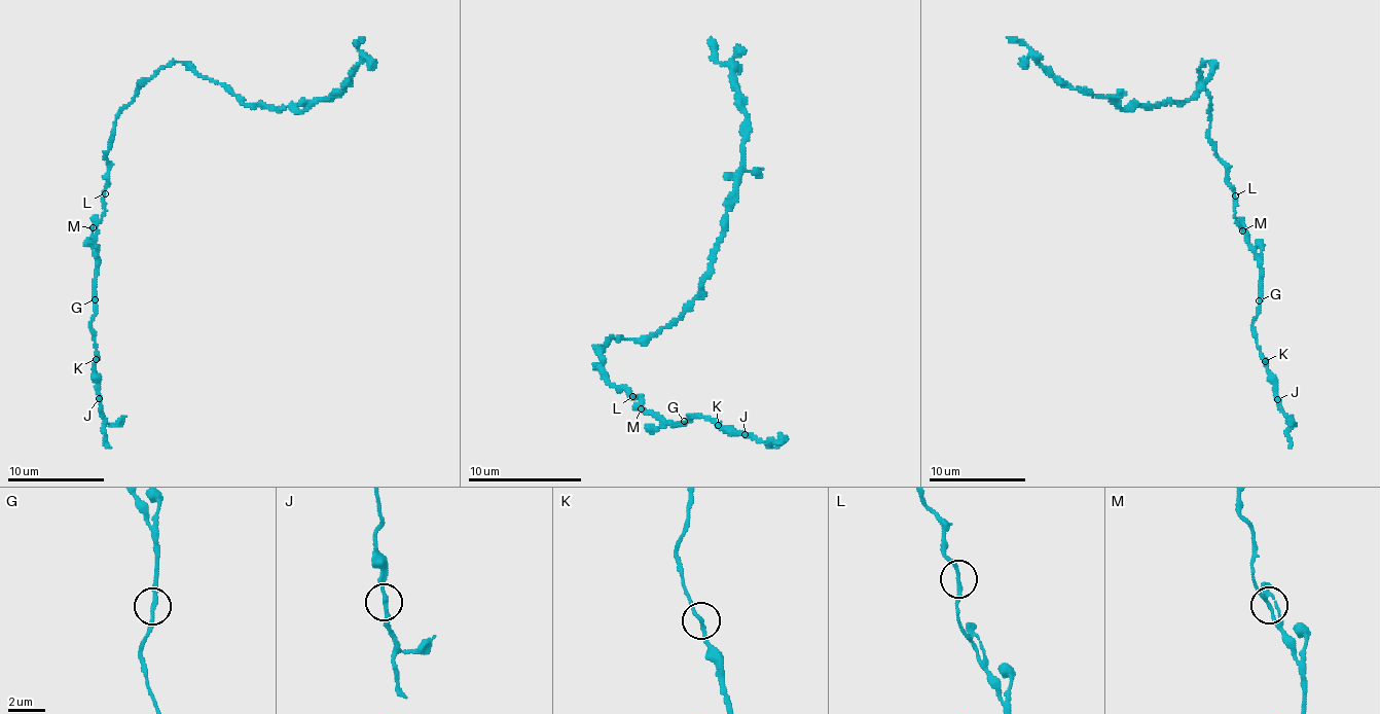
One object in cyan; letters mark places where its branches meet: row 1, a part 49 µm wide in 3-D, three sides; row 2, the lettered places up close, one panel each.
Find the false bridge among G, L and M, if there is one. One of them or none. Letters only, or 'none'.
none

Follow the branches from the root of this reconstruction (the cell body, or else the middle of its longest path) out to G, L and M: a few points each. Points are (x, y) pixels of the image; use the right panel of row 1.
G: (1208, 97), (1209, 142), (1226, 167), (1235, 217), (1247, 229), (1249, 249), (1258, 261), (1259, 300)
L: (1208, 97), (1209, 142), (1226, 167), (1226, 183), (1235, 195)
M: (1208, 97), (1209, 142), (1226, 167), (1226, 183), (1234, 193), (1235, 217), (1242, 230)

